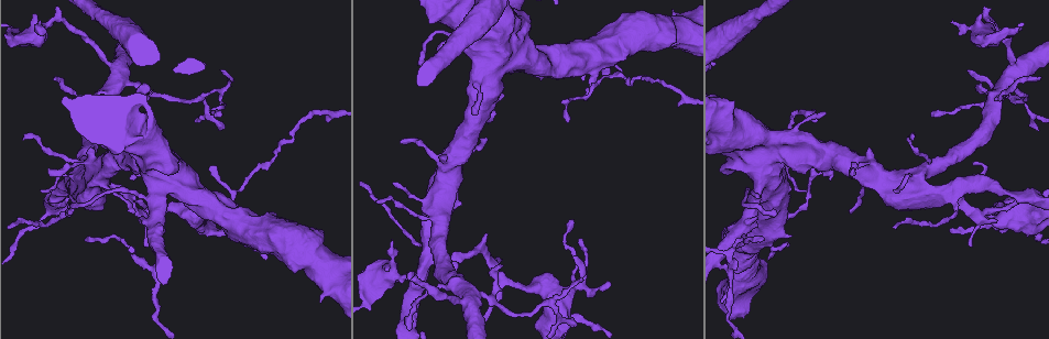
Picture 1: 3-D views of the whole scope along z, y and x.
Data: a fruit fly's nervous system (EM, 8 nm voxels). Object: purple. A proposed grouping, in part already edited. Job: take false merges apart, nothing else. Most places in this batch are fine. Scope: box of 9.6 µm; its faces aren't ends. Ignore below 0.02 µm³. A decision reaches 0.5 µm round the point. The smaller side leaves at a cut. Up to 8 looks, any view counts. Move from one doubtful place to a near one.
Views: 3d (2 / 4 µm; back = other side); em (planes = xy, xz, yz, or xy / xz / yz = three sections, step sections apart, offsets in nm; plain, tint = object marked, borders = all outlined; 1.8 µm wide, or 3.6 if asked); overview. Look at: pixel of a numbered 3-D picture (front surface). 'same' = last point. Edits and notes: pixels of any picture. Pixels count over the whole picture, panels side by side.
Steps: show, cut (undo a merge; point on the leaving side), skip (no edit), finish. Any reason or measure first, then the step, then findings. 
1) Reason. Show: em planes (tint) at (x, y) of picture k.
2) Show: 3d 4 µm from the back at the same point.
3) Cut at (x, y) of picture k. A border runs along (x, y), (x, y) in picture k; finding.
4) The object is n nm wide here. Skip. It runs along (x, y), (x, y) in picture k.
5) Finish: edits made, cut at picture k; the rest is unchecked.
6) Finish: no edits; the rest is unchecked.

Calibre changes. Show: em 3.6 µm xy step 16 (tint) at (394, 276) of picture 1.

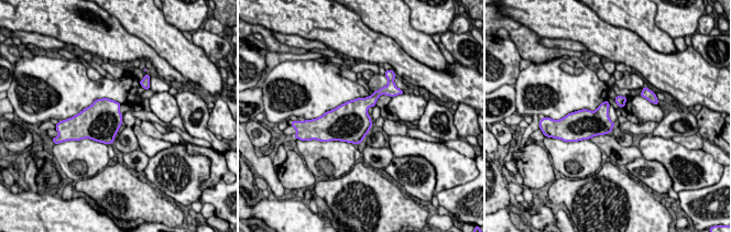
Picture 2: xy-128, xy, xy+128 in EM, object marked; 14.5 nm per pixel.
Show: em 3.6 µm planes (tint) at the same point.

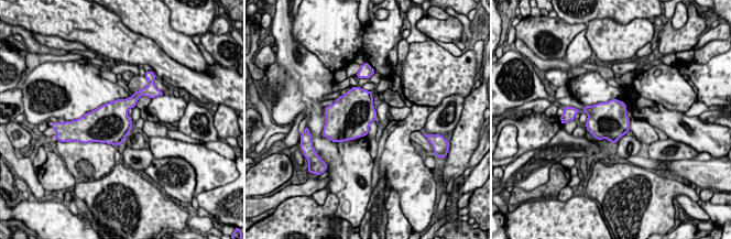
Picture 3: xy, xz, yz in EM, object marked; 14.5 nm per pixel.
The object is 480 nm wide here. Skip. One neuron here.

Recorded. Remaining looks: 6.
Sharp bend. Show: 3d 4 µm at (151, 147) of picture 1.

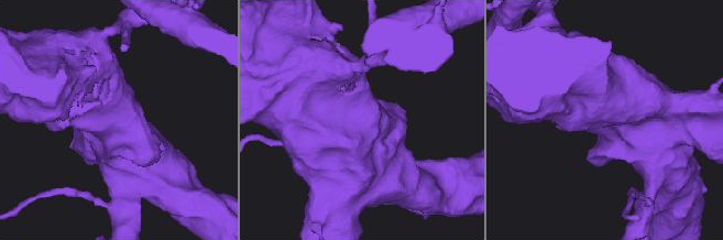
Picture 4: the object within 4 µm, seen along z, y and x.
Show: em planes (plain) at (116, 123) of picture 4.

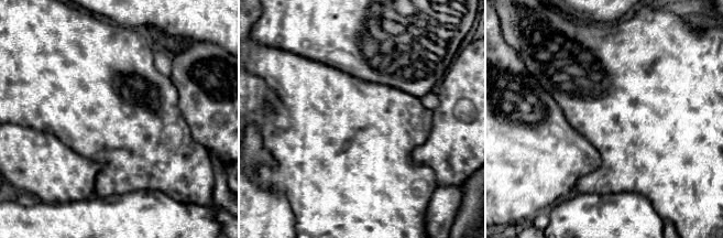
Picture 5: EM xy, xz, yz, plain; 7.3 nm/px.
What lies round it. Show: em planes (borders) at the same point.

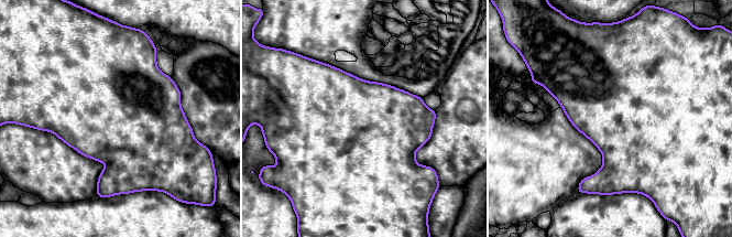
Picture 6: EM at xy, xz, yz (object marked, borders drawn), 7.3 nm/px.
The object is 750 nm wide here. Skip. Continuous, no second neuron.

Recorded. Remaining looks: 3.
Abrupt turn. Show: em 3.6 µm planes (tint) at (590, 72) of picture 1.

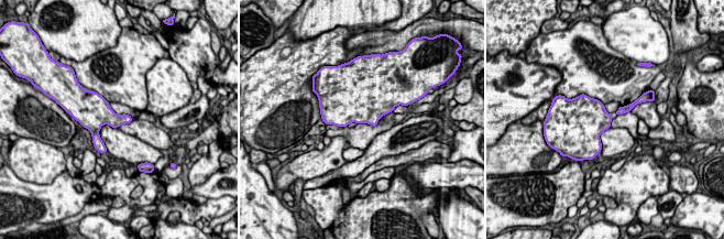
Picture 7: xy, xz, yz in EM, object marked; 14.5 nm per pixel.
Skip. All the same neuron.

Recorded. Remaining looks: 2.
Finish: no edits; the rest is unchecked.

